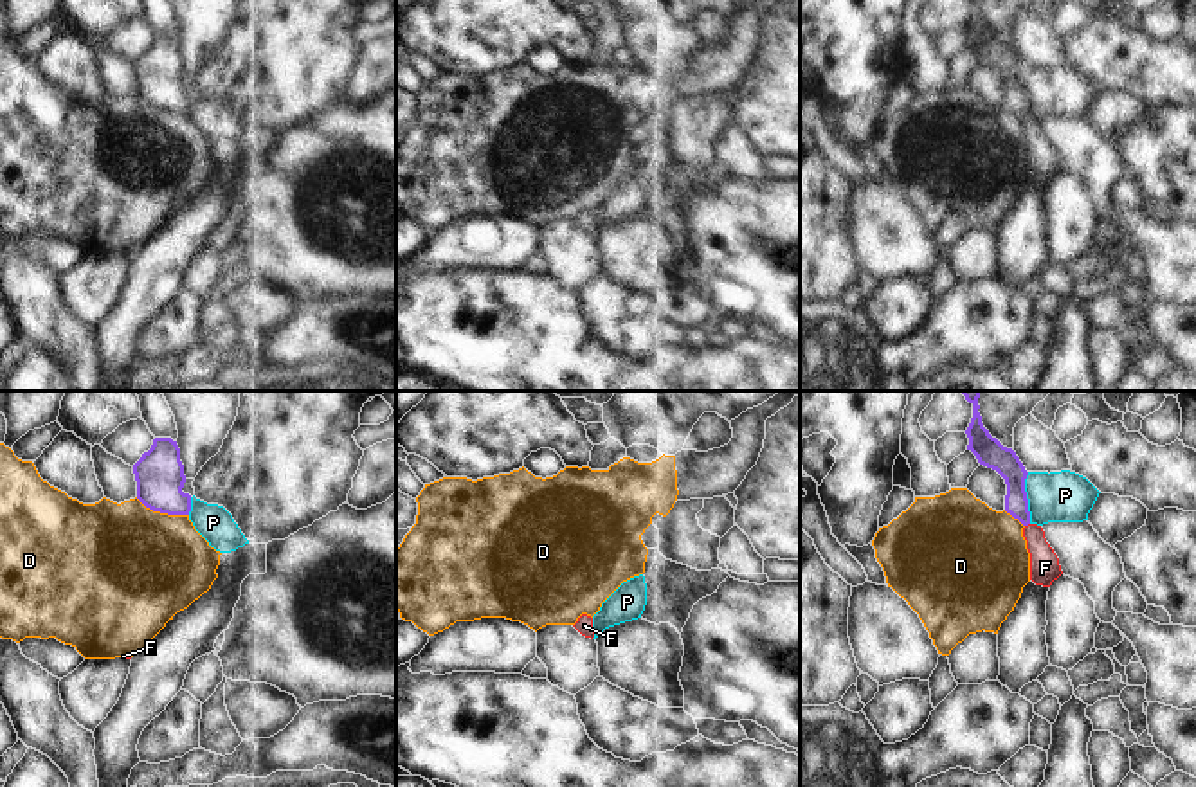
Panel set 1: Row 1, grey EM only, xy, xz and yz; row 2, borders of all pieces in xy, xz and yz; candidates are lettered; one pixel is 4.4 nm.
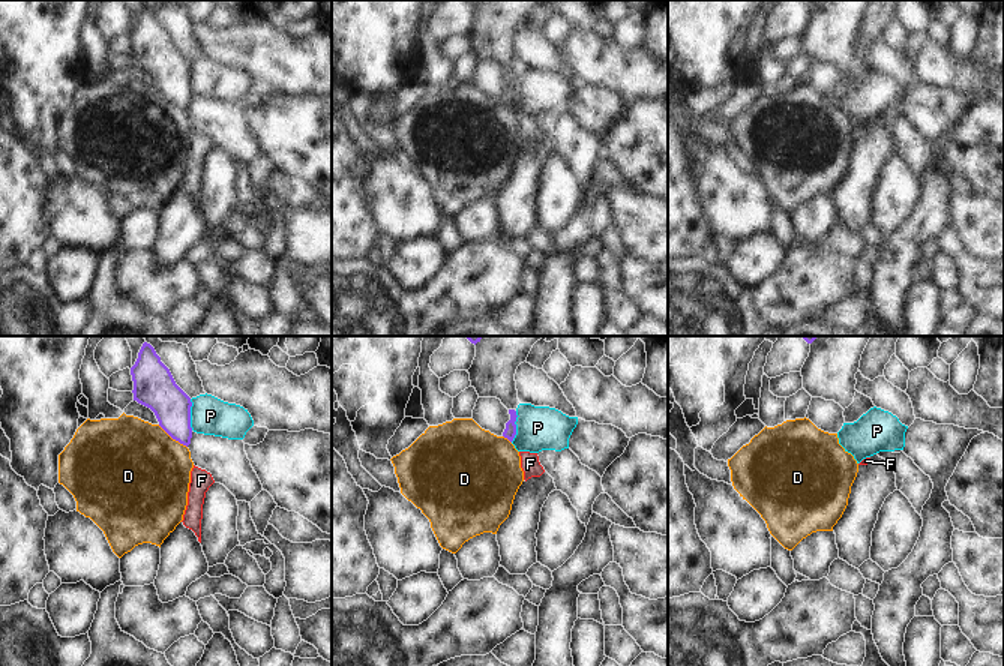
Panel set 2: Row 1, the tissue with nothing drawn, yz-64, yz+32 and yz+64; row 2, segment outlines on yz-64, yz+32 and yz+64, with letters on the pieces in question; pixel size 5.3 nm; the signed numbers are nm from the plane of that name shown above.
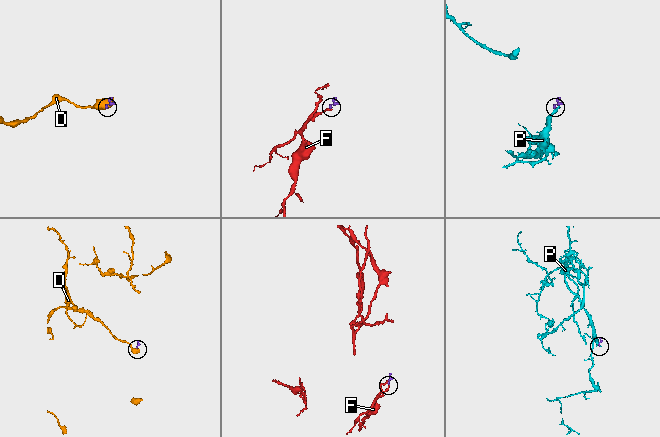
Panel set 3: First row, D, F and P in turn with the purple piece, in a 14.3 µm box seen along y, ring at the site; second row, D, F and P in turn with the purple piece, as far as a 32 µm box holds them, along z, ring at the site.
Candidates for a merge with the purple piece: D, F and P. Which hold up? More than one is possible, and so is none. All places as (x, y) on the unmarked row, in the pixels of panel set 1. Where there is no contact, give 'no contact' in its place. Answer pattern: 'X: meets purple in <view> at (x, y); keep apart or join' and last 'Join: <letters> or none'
D: meets purple in xy at (163, 108); keep apart
F: meets purple in yz at (1027, 121); join
P: meets purple in yz at (1025, 94); keep apart
Join: F

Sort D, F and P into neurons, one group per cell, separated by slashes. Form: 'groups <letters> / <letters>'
groups D / F / P

